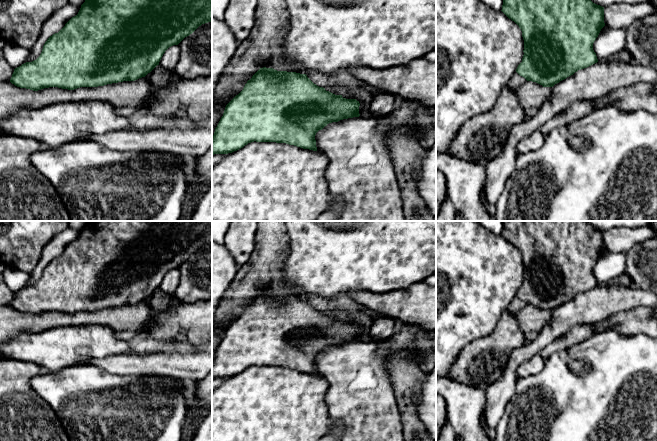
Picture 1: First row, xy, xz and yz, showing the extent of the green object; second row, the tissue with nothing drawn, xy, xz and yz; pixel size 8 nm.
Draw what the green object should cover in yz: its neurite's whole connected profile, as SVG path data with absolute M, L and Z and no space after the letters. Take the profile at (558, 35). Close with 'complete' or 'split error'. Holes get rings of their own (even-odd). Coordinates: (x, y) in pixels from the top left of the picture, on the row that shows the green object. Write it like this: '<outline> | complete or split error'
M503 0L501 11L522 31L524 55L516 72L527 81L536 82L543 87L553 87L578 70L598 62L593 43L605 26L604 7L591 0Z | complete

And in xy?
M85 0L78 14L45 42L40 56L14 69L10 82L17 87L38 91L49 87L74 90L98 87L145 77L165 51L178 45L202 24L212 21L212 0Z | complete

